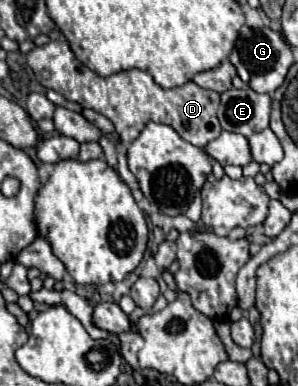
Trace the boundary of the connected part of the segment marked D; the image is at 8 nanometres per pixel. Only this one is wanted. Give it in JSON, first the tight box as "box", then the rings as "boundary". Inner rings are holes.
{"box":[26,40,222,148],"boundary":[[[52,40],[46,46],[34,48],[32,52],[26,54],[26,62],[32,68],[36,80],[44,88],[52,88],[58,94],[62,94],[66,100],[78,102],[80,106],[90,108],[106,116],[108,120],[112,120],[116,126],[116,132],[126,144],[136,140],[140,130],[150,120],[172,126],[186,142],[198,148],[204,148],[210,140],[218,138],[222,132],[220,122],[216,118],[220,94],[212,90],[204,90],[194,82],[186,82],[178,88],[164,90],[154,82],[154,78],[148,72],[142,72],[142,70],[126,70],[126,72],[116,72],[108,78],[102,78],[76,60],[66,40]]]}

